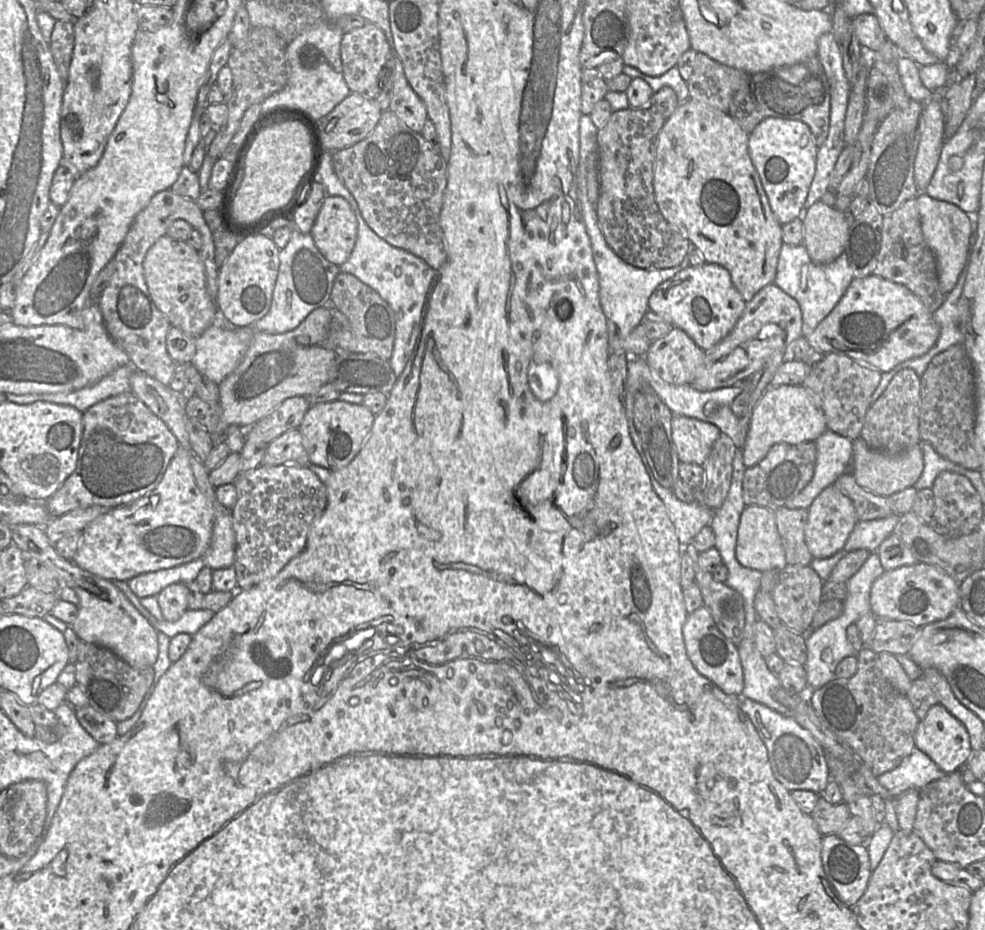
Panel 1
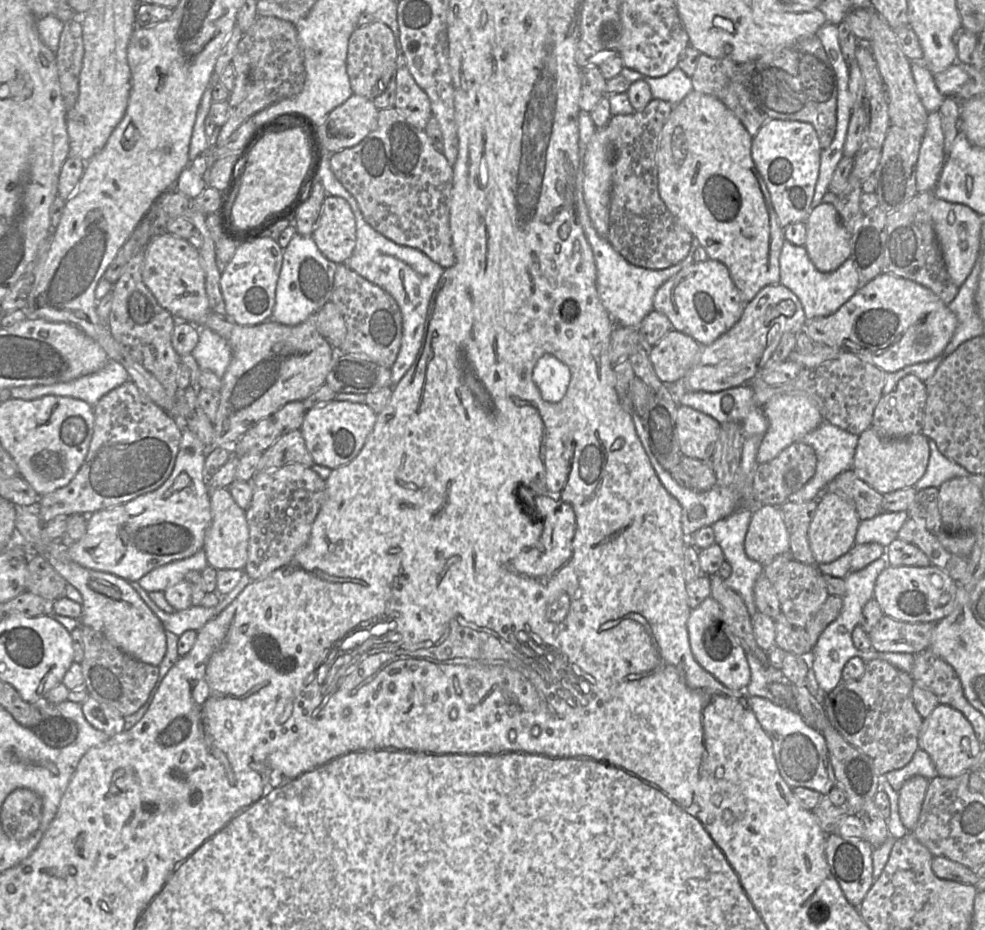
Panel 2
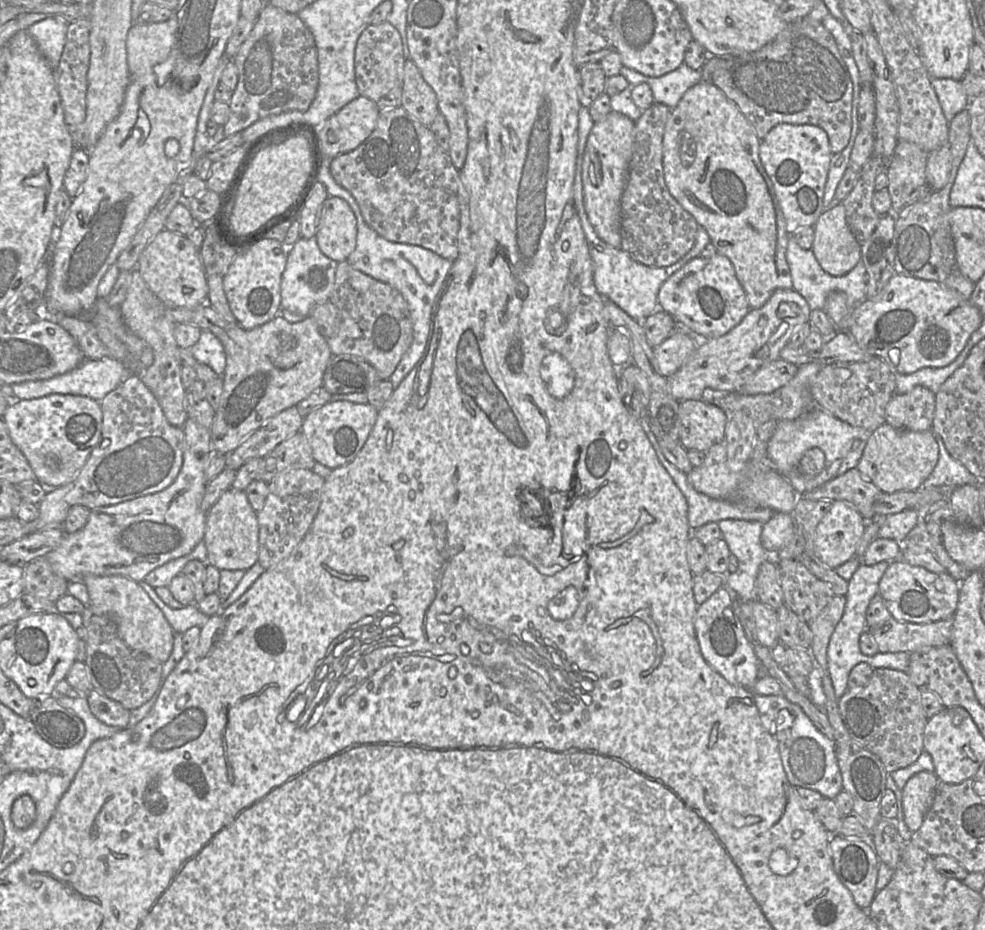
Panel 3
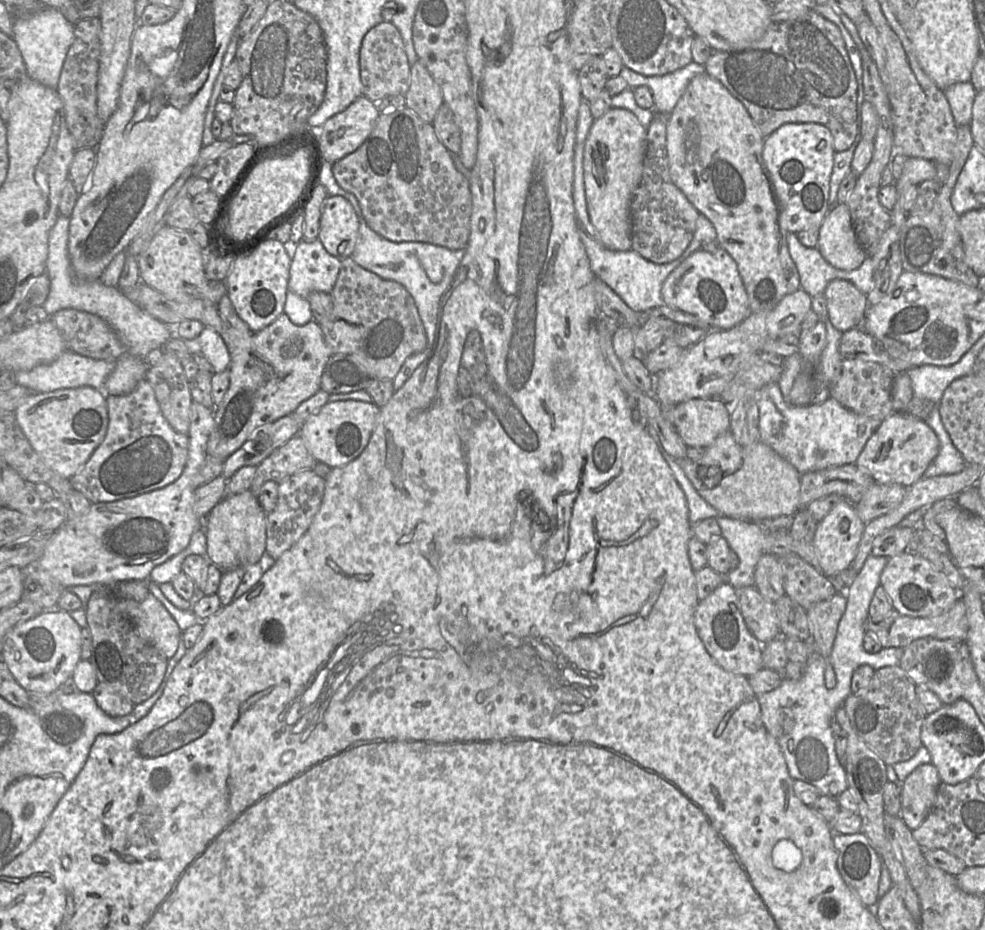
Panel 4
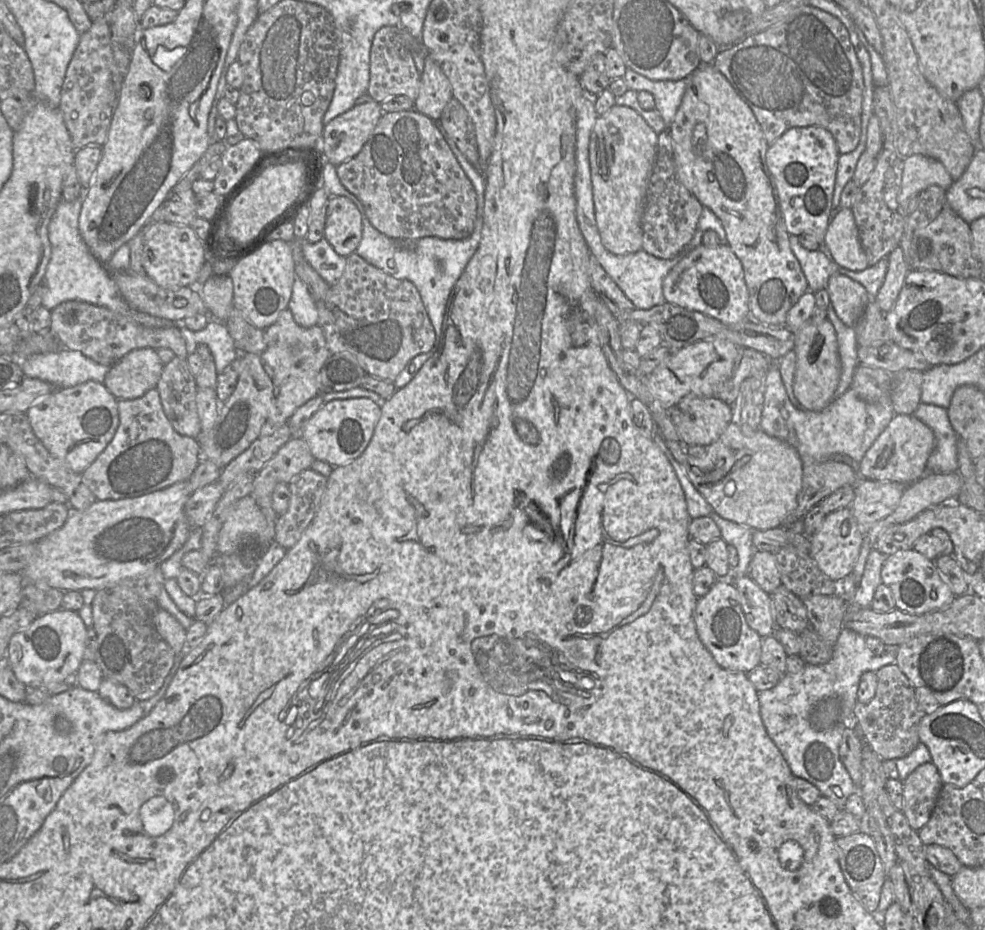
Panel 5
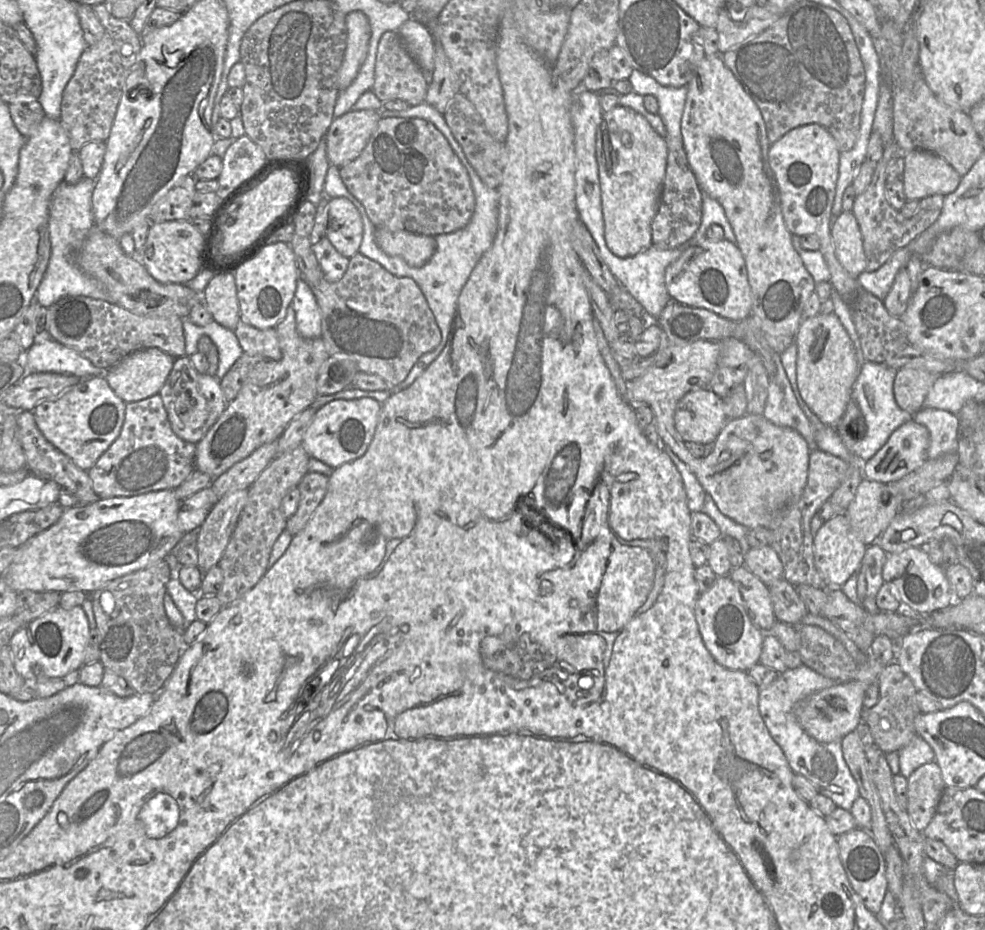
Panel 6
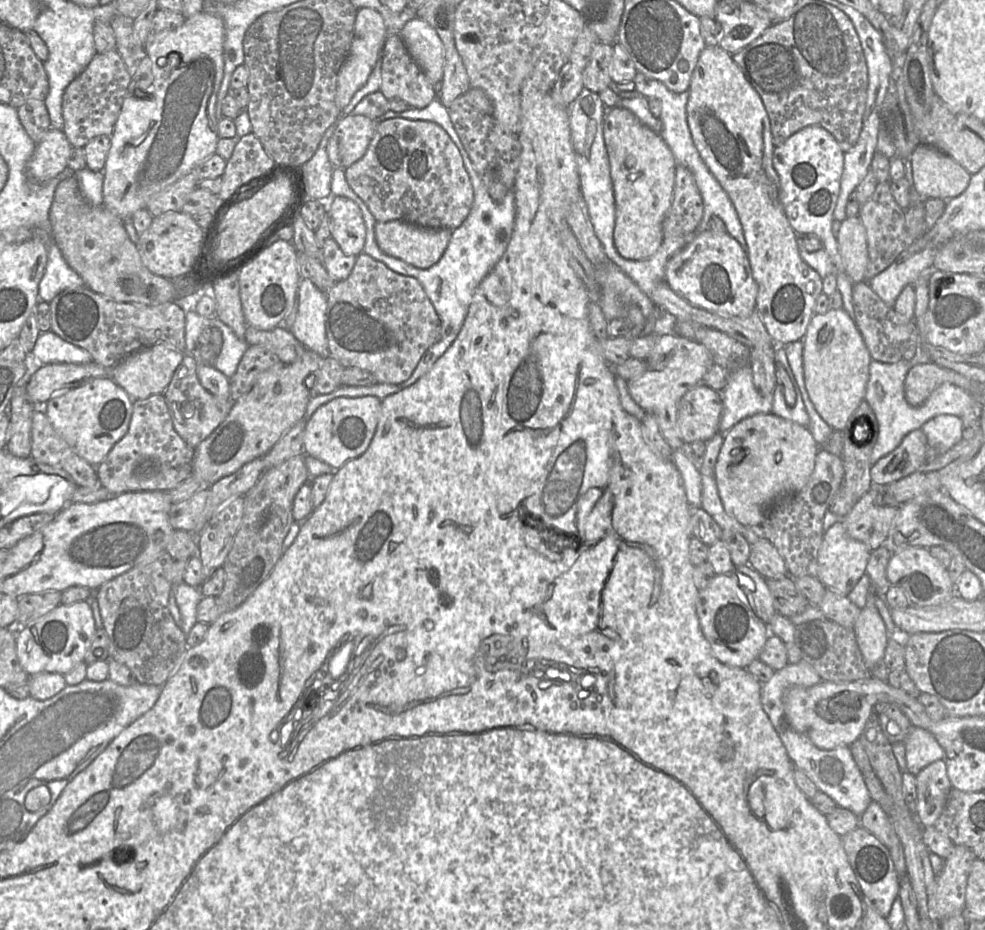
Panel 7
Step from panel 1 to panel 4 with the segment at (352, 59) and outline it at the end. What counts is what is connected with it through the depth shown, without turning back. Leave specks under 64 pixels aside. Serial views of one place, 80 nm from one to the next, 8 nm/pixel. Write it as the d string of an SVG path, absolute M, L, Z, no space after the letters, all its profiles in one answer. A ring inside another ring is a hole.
M390 21L372 27L364 36L360 48L360 77L363 95L376 104L385 96L407 92L411 80L411 64L398 28Z

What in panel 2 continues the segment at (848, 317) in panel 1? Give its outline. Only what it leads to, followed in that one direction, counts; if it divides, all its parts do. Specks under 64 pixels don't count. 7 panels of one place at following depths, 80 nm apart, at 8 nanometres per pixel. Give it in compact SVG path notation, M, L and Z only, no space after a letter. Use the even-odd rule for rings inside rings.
M882 273L827 317L807 320L805 332L816 344L852 353L886 373L941 355L956 330L956 315L930 289L909 279Z

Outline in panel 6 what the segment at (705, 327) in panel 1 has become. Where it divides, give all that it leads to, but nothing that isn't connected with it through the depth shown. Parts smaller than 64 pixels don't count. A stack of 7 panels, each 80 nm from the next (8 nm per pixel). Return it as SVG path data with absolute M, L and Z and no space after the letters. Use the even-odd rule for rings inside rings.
M704 238L686 249L665 271L665 286L671 301L711 311L739 322L752 315L752 294L745 259L736 245L726 239Z

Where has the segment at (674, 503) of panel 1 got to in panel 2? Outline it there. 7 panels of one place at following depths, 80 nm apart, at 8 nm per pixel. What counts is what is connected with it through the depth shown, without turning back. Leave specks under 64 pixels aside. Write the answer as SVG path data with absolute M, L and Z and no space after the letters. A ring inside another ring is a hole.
M756 434L745 440L742 450L742 462L737 470L734 481L729 486L720 487L715 485L710 490L703 492L680 486L671 476L671 473L665 470L653 455L648 455L660 482L681 505L682 531L686 538L691 538L693 533L700 528L712 526L716 521L731 515L739 508L749 508L754 511L758 507L754 500L753 482L757 466L759 465L756 456L763 436L763 434Z

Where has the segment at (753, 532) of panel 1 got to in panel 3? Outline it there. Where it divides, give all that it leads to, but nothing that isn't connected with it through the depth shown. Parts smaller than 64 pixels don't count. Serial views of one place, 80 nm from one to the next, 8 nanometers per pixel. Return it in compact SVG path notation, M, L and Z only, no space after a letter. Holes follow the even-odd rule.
M776 512L763 524L761 544L770 553L777 553L791 540L795 523L791 514Z

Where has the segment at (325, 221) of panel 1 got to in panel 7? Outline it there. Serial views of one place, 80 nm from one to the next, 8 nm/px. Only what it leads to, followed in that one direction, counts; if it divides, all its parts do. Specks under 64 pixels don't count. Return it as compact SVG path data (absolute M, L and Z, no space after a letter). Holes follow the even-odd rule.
M332 196L328 201L331 237L346 255L363 253L366 225L358 205L346 196Z

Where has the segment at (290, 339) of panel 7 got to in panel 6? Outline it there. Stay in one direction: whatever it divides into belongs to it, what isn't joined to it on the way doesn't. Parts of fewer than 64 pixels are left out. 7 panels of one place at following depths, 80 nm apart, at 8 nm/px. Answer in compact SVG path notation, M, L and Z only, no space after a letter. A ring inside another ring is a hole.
M240 318L234 333L244 353L272 360L281 359L282 352L275 327L257 329Z

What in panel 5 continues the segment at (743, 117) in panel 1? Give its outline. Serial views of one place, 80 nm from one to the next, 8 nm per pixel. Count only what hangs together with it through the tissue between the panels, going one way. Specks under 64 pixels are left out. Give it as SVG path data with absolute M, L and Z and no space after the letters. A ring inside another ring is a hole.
M805 4L796 8L786 19L765 30L746 36L741 41L729 46L719 47L712 64L726 77L741 99L750 107L760 124L768 144L772 144L785 131L793 127L819 126L827 129L835 139L839 153L848 153L855 149L859 142L861 130L862 98L864 79L861 64L851 43L845 25L835 16L811 5Z

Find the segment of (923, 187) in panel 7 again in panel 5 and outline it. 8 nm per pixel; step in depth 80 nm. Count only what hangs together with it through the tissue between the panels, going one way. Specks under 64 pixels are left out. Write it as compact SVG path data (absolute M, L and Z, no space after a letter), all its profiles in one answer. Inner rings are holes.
M914 154L904 159L900 190L897 197L899 207L896 211L905 216L905 205L910 197L931 185L937 185L947 191L954 179L944 165L933 158Z

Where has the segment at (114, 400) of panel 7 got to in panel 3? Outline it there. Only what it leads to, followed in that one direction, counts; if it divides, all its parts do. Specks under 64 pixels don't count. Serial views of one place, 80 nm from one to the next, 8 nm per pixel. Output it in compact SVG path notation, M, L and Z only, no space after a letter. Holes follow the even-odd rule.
M50 394L14 400L2 419L12 442L33 470L35 480L46 488L57 488L72 481L101 437L100 403L85 396Z

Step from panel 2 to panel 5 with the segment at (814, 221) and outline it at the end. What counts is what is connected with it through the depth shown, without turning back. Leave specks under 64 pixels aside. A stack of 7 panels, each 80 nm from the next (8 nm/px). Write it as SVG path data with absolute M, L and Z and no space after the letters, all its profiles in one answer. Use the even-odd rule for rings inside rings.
M839 208L834 218L830 220L821 250L826 251L833 261L842 268L852 271L862 271L869 266L850 208Z

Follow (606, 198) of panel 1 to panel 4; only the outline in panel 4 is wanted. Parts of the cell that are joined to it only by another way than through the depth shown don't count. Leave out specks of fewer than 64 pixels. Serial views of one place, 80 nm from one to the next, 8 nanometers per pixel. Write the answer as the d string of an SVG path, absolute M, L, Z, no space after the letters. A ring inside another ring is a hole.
M656 113L647 126L642 177L630 201L632 249L645 259L663 264L677 259L693 239L699 211L673 183L667 153L669 115Z

